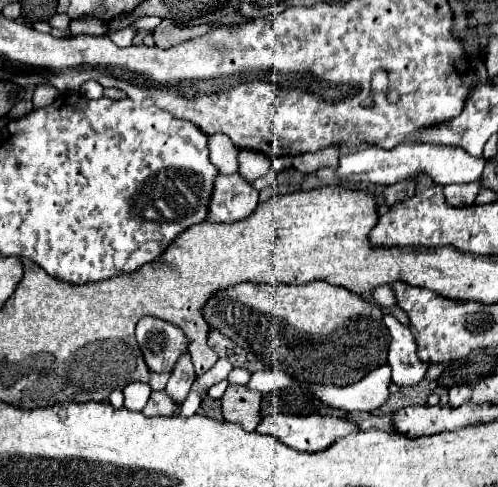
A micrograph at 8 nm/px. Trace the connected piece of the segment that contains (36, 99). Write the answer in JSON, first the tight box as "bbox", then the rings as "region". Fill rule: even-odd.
{"bbox":[33,85,59,109],"region":[[[39,85],[33,93],[33,109],[39,109],[39,107],[45,107],[45,105],[51,105],[55,99],[57,99],[59,91],[51,85]]]}

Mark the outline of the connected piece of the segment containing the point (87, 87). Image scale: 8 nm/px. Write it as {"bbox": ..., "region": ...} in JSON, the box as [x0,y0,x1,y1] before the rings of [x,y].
{"bbox":[81,81,103,99],"region":[[[85,81],[85,85],[81,87],[81,93],[85,93],[85,97],[89,99],[99,99],[103,95],[103,87],[95,81]]]}

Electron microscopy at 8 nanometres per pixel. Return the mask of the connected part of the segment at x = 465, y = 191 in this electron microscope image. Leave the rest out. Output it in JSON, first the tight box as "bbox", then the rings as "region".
{"bbox":[443,183,477,207],"region":[[[467,183],[467,185],[447,185],[443,189],[445,199],[453,207],[465,207],[473,205],[477,197],[477,183]]]}

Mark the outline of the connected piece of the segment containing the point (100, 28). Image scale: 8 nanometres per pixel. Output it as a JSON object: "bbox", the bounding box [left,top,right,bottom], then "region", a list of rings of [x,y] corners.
{"bbox":[69,17,107,36],"region":[[[83,17],[69,23],[69,31],[72,36],[77,35],[105,35],[107,25],[101,19],[95,17]]]}

